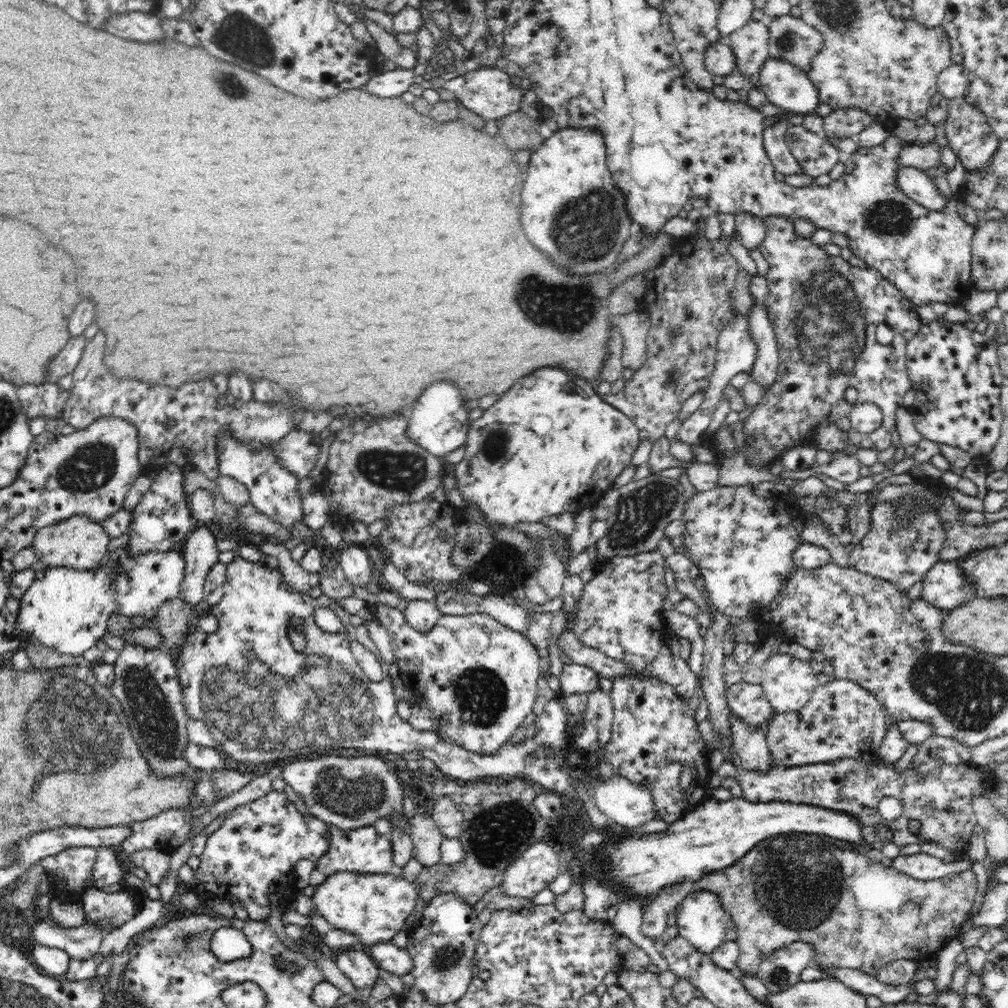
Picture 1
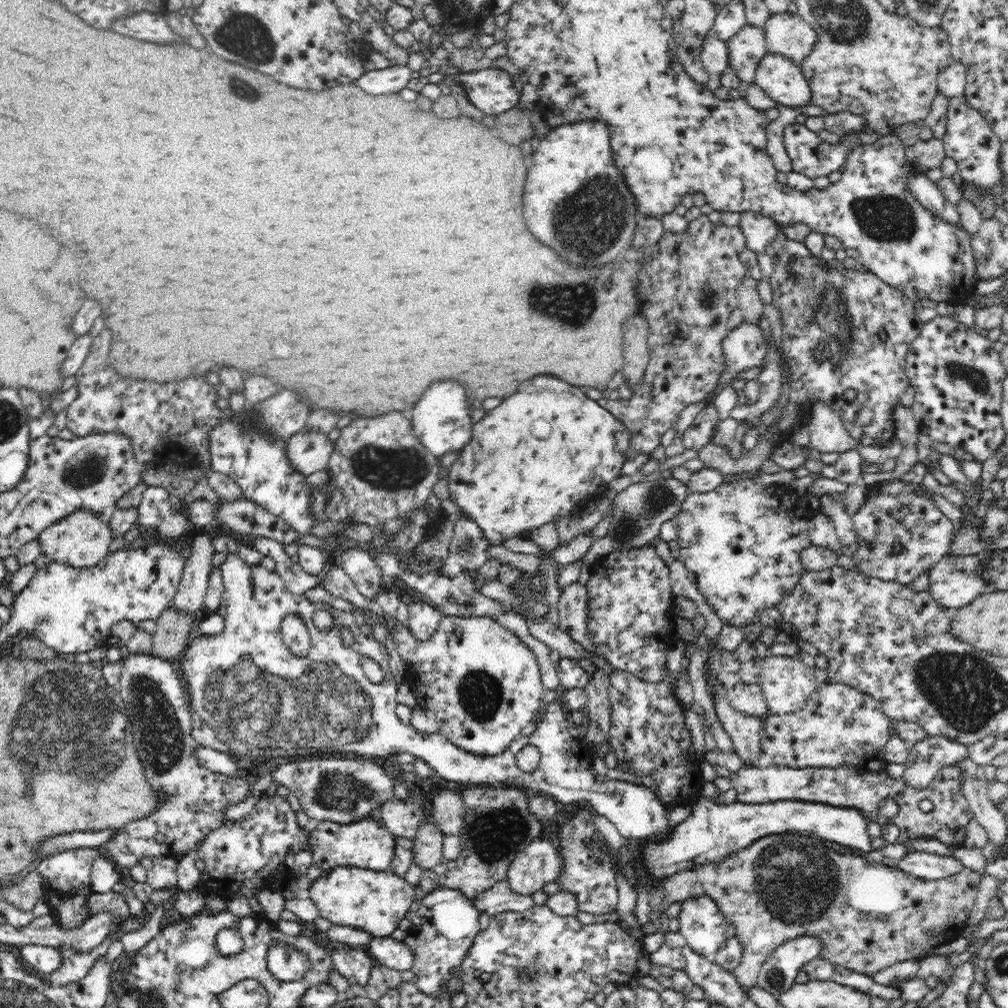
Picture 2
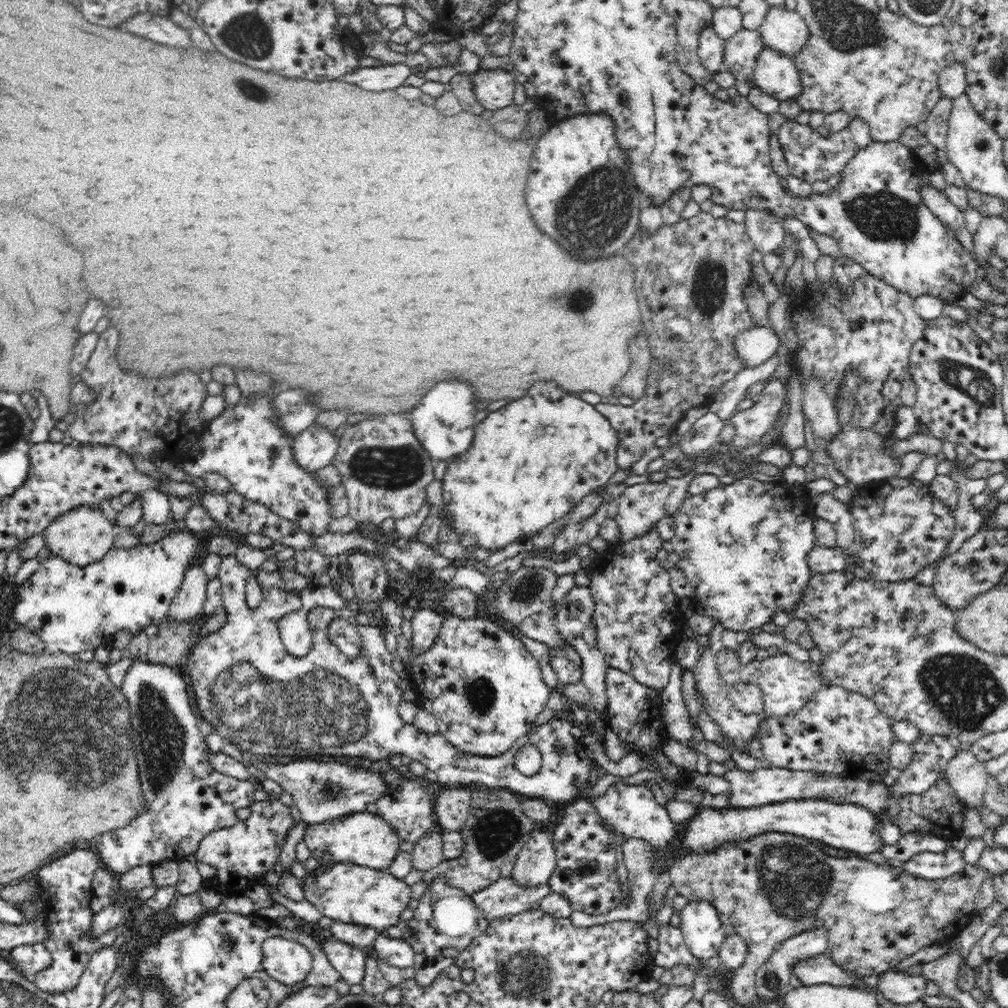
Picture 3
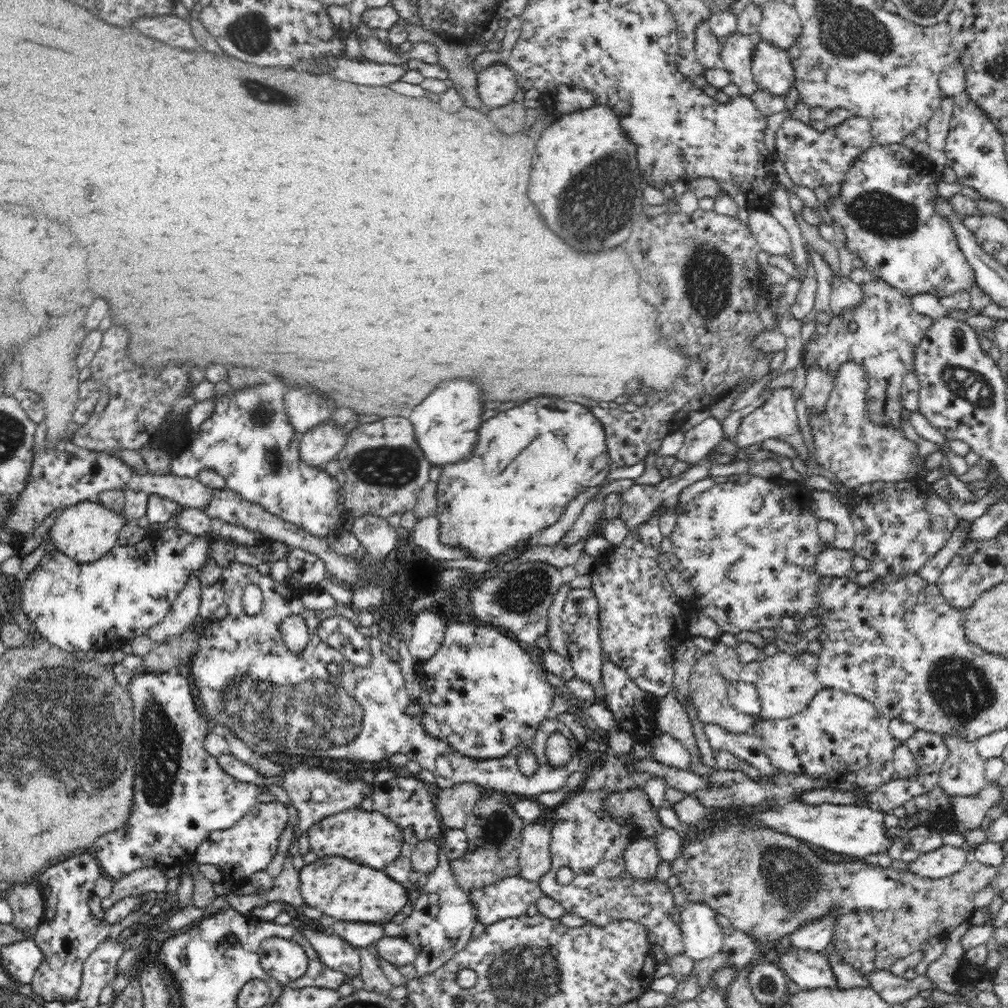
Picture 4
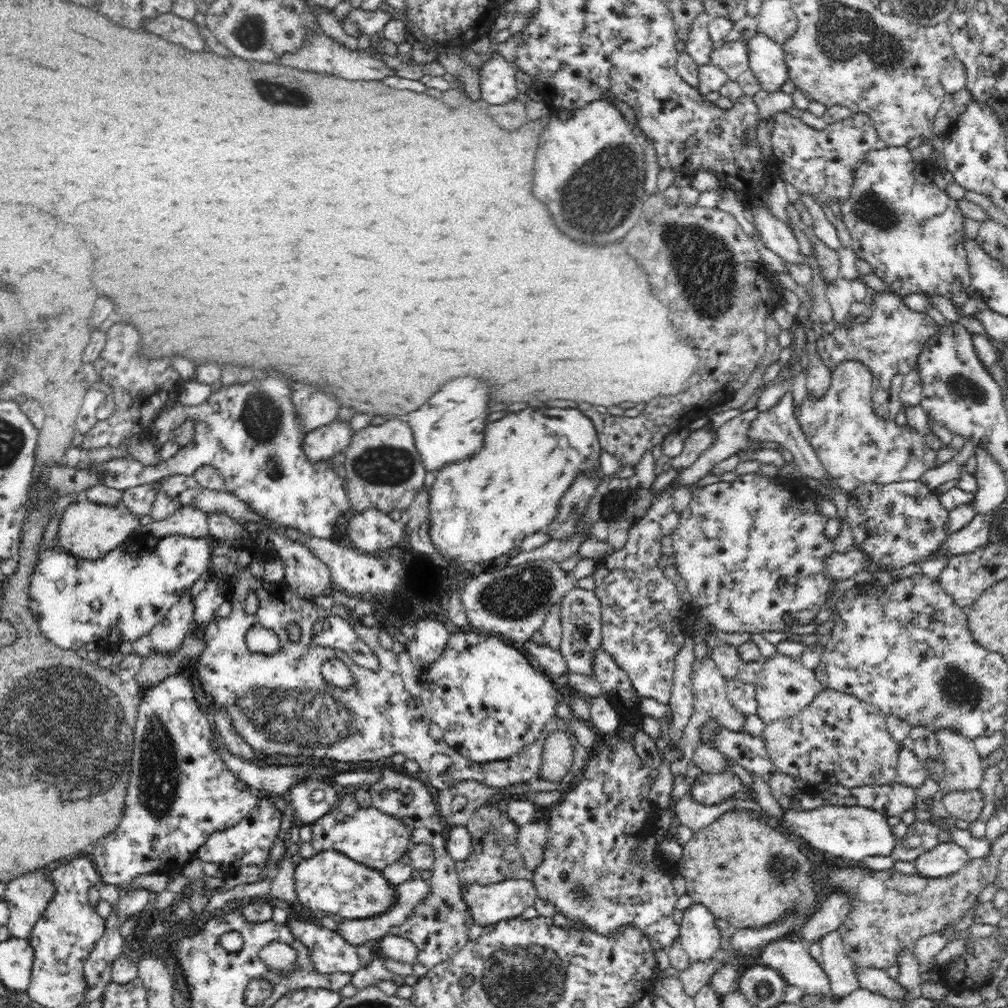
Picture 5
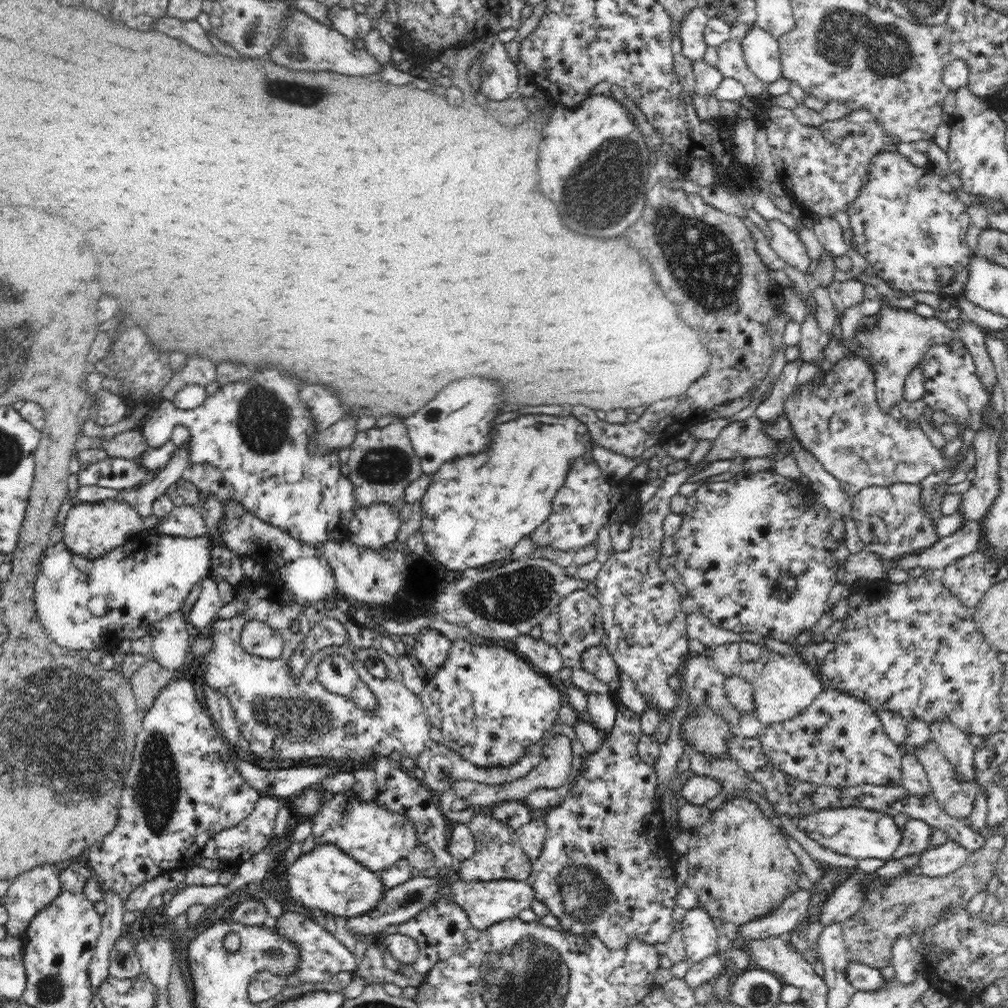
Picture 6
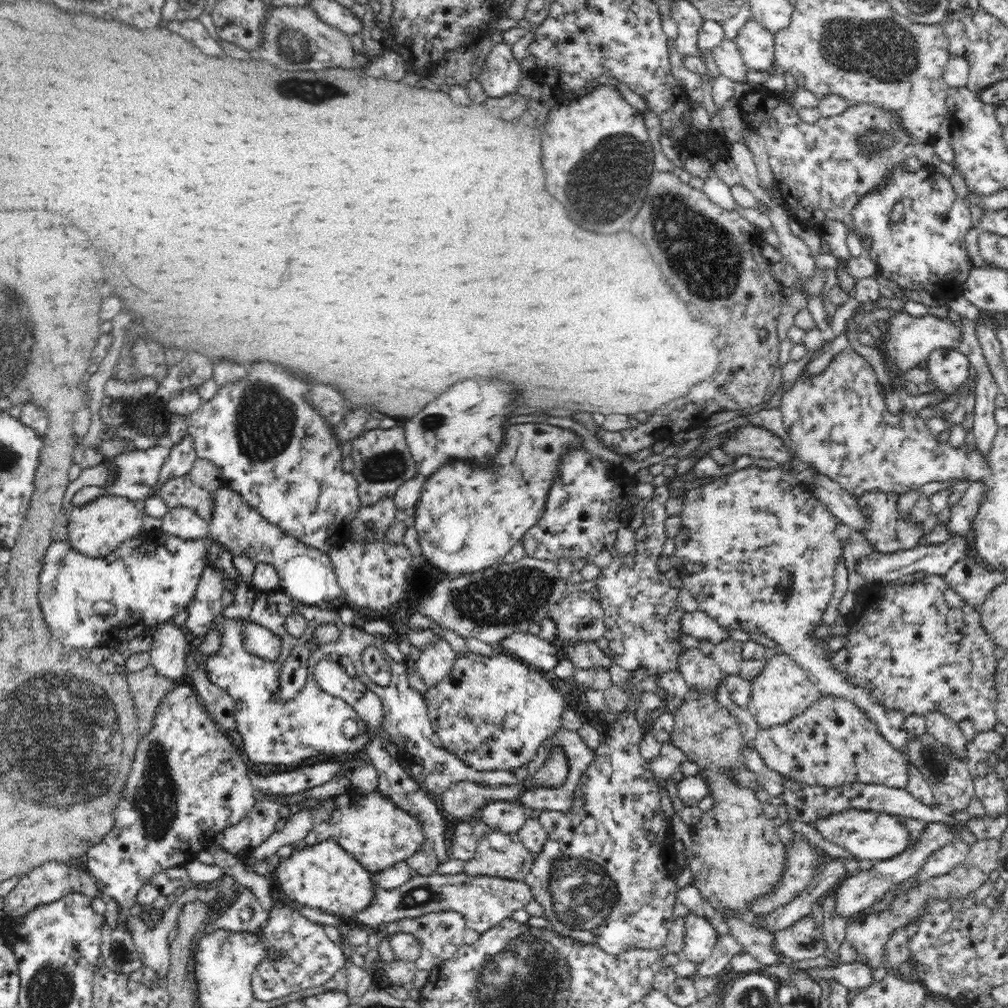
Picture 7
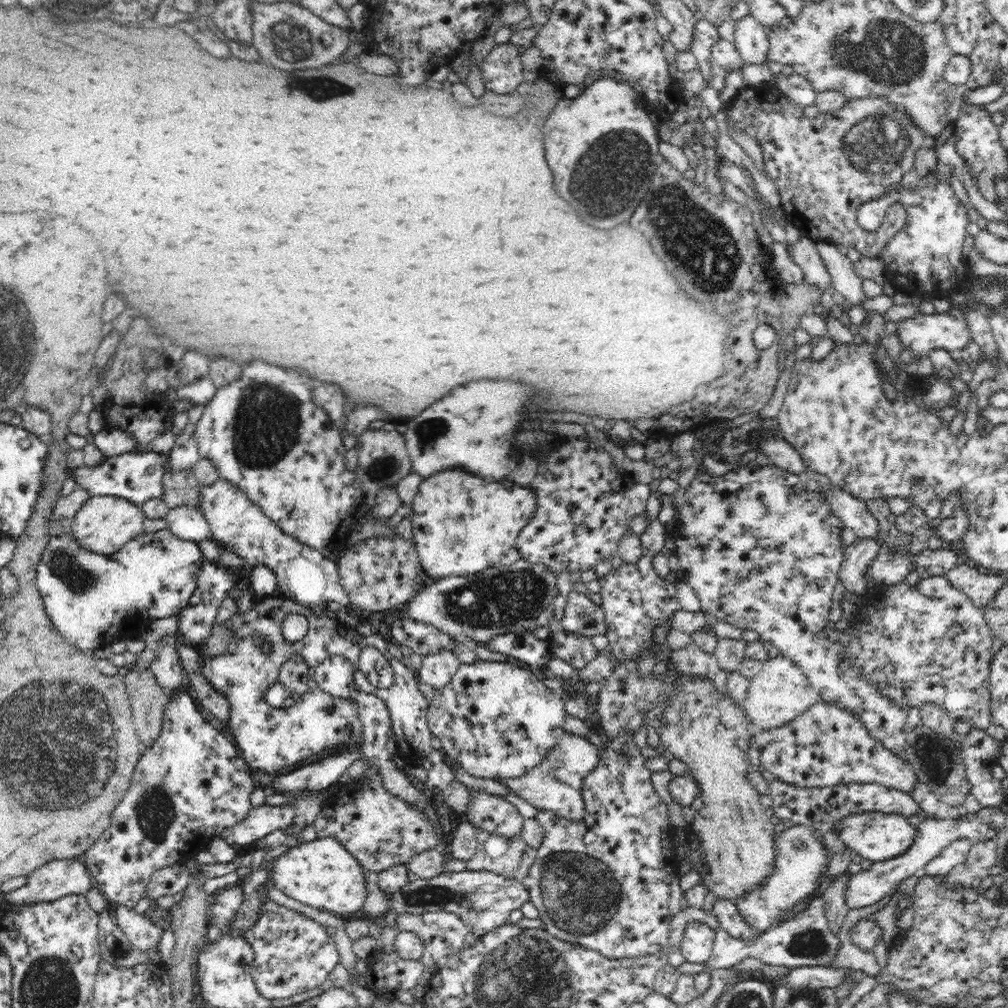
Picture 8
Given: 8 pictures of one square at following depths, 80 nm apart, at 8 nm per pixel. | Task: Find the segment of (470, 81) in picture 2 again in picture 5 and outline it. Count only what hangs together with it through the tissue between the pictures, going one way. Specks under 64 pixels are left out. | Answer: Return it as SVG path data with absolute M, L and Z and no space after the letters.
M491 50L490 58L479 68L479 85L481 98L486 100L490 106L504 104L516 98L518 88L516 87L517 68L515 64L507 61L498 52Z

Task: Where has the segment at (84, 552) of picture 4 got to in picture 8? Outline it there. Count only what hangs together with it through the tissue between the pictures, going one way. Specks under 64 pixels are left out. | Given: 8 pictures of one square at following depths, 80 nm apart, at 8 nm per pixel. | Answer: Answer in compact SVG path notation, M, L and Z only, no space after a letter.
M91 497L72 518L72 536L78 545L96 554L112 555L122 549L130 540L144 534L146 517L144 510L124 498Z

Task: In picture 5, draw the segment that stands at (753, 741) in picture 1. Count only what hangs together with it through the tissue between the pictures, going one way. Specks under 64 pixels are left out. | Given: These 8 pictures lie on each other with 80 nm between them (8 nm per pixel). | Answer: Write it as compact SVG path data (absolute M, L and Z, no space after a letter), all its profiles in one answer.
M705 656L702 659L694 660L690 680L692 681L692 696L694 697L693 713L684 729L684 736L680 739L680 750L682 755L680 755L678 760L674 760L668 764L673 775L688 774L688 764L692 761L695 750L700 744L698 737L698 728L700 728L700 724L705 723L708 718L713 718L713 720L720 723L725 729L738 732L742 731L746 720L746 715L736 710L732 704L730 704L727 697L728 681L720 672L720 669L716 666L711 656Z

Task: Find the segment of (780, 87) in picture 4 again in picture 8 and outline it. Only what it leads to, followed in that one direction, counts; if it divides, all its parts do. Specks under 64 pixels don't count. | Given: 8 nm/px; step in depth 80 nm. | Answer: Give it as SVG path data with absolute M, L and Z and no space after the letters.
M751 15L736 22L733 44L746 64L767 62L769 32Z

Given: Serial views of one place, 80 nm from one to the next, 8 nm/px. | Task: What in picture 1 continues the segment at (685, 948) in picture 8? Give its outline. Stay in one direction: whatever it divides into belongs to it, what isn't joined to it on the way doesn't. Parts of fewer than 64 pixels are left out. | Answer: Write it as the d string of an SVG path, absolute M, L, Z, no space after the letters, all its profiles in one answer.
M706 891L689 894L675 912L678 936L686 938L699 952L710 955L727 942L731 921L720 905L718 895Z

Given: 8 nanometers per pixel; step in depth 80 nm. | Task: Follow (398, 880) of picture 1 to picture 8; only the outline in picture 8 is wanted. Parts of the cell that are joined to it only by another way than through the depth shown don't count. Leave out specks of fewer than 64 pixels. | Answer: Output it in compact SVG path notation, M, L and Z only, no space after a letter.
M334 837L294 843L270 862L270 883L286 896L322 911L347 917L366 902L366 880L357 858Z

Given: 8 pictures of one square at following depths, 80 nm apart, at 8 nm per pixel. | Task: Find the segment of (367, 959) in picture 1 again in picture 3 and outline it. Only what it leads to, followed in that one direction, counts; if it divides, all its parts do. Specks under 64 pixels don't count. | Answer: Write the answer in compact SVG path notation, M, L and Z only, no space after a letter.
M333 937L322 940L320 949L326 954L330 965L348 984L360 985L365 976L366 954L360 948L352 947Z

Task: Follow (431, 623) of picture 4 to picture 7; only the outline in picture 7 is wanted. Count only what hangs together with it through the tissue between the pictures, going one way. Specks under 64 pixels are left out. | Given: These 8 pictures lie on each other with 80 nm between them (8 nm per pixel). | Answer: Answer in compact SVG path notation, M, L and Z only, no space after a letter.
M440 639L435 645L426 647L418 660L411 664L416 674L429 687L438 684L453 669L458 656L445 639Z

